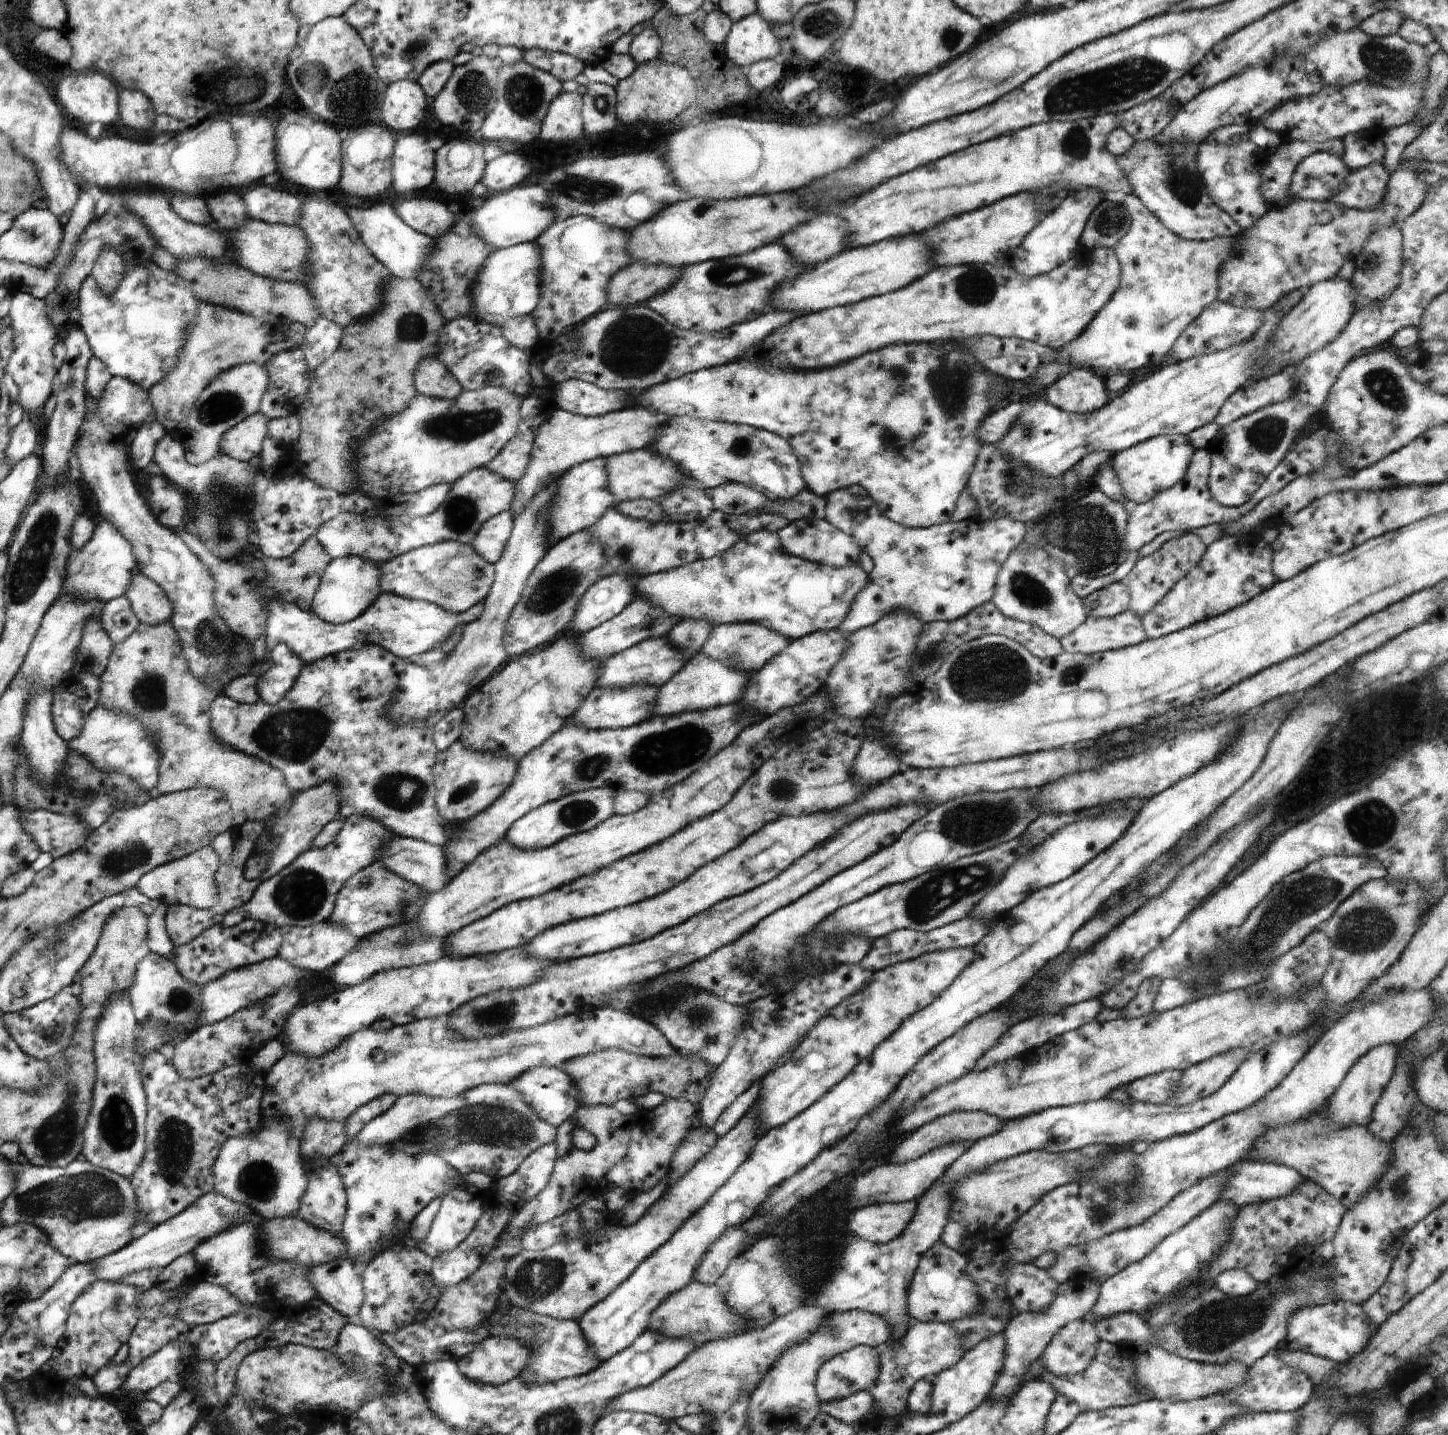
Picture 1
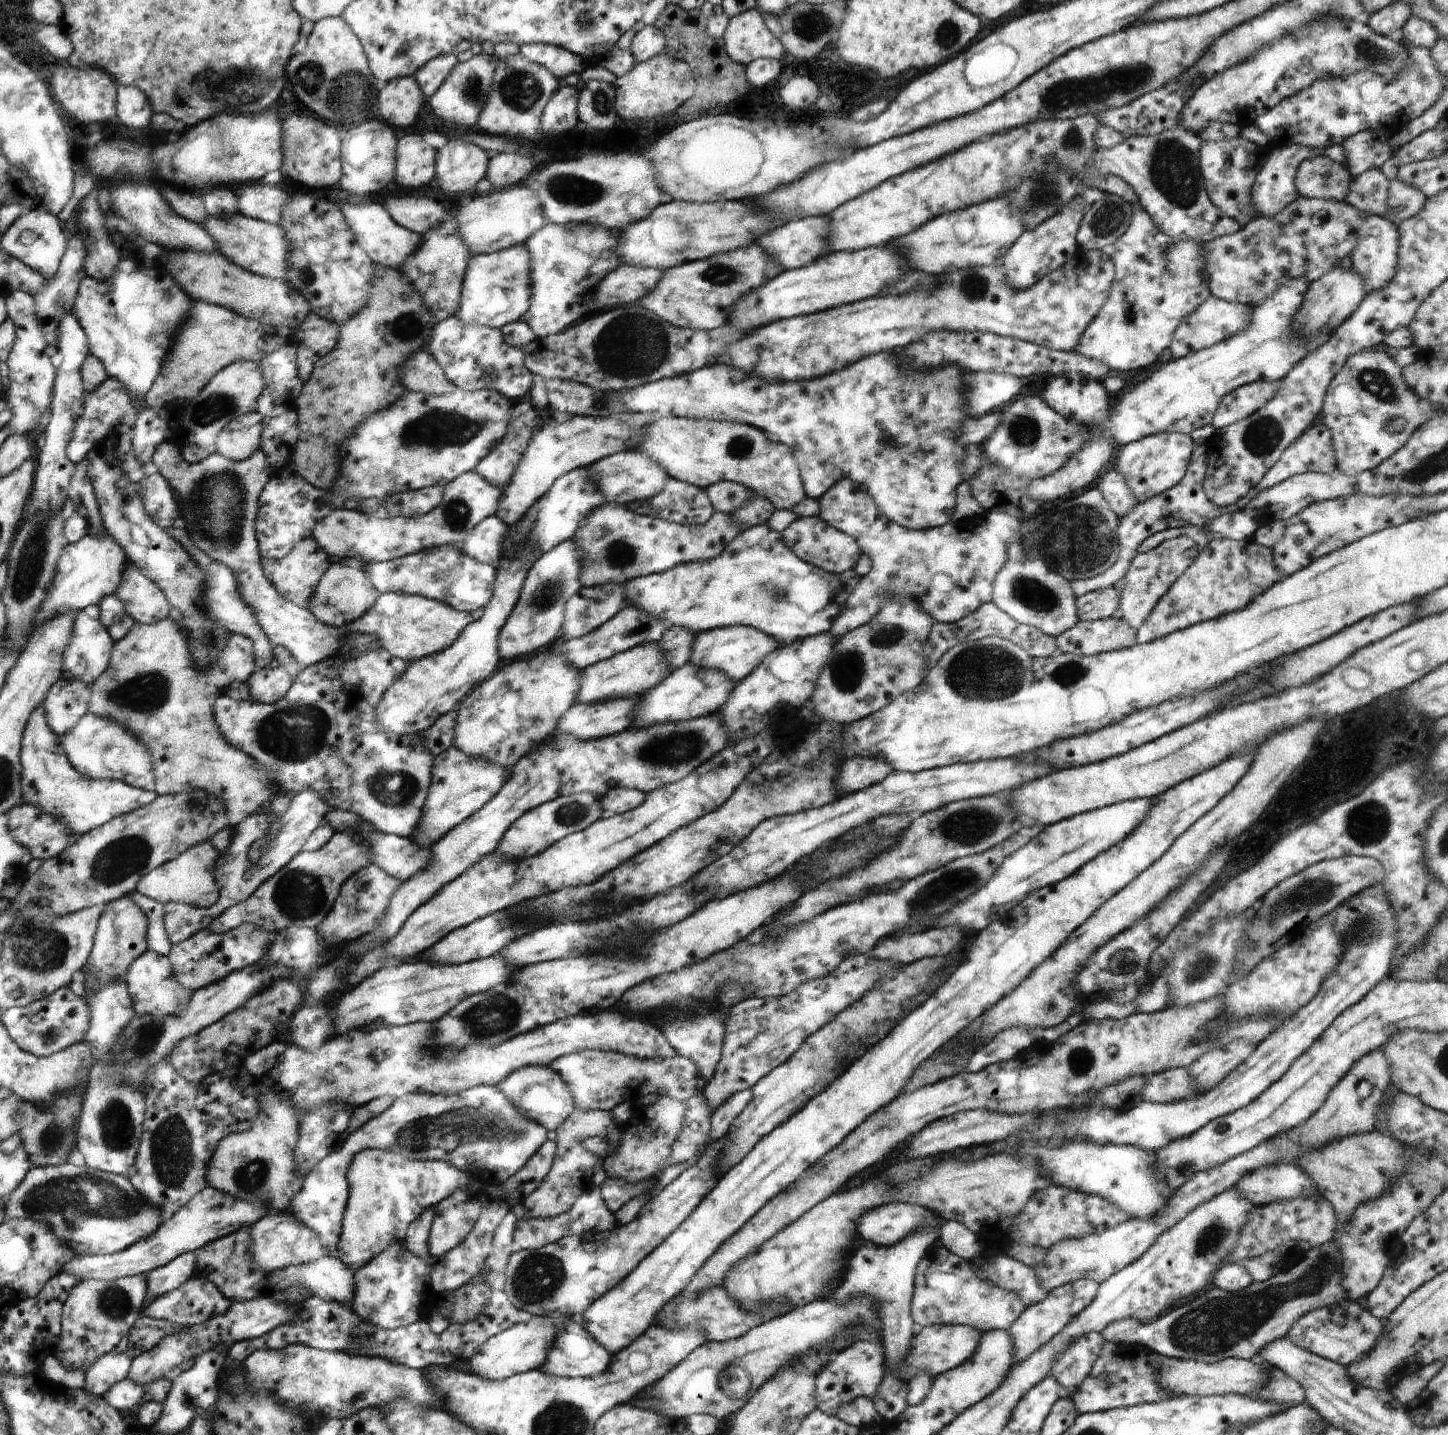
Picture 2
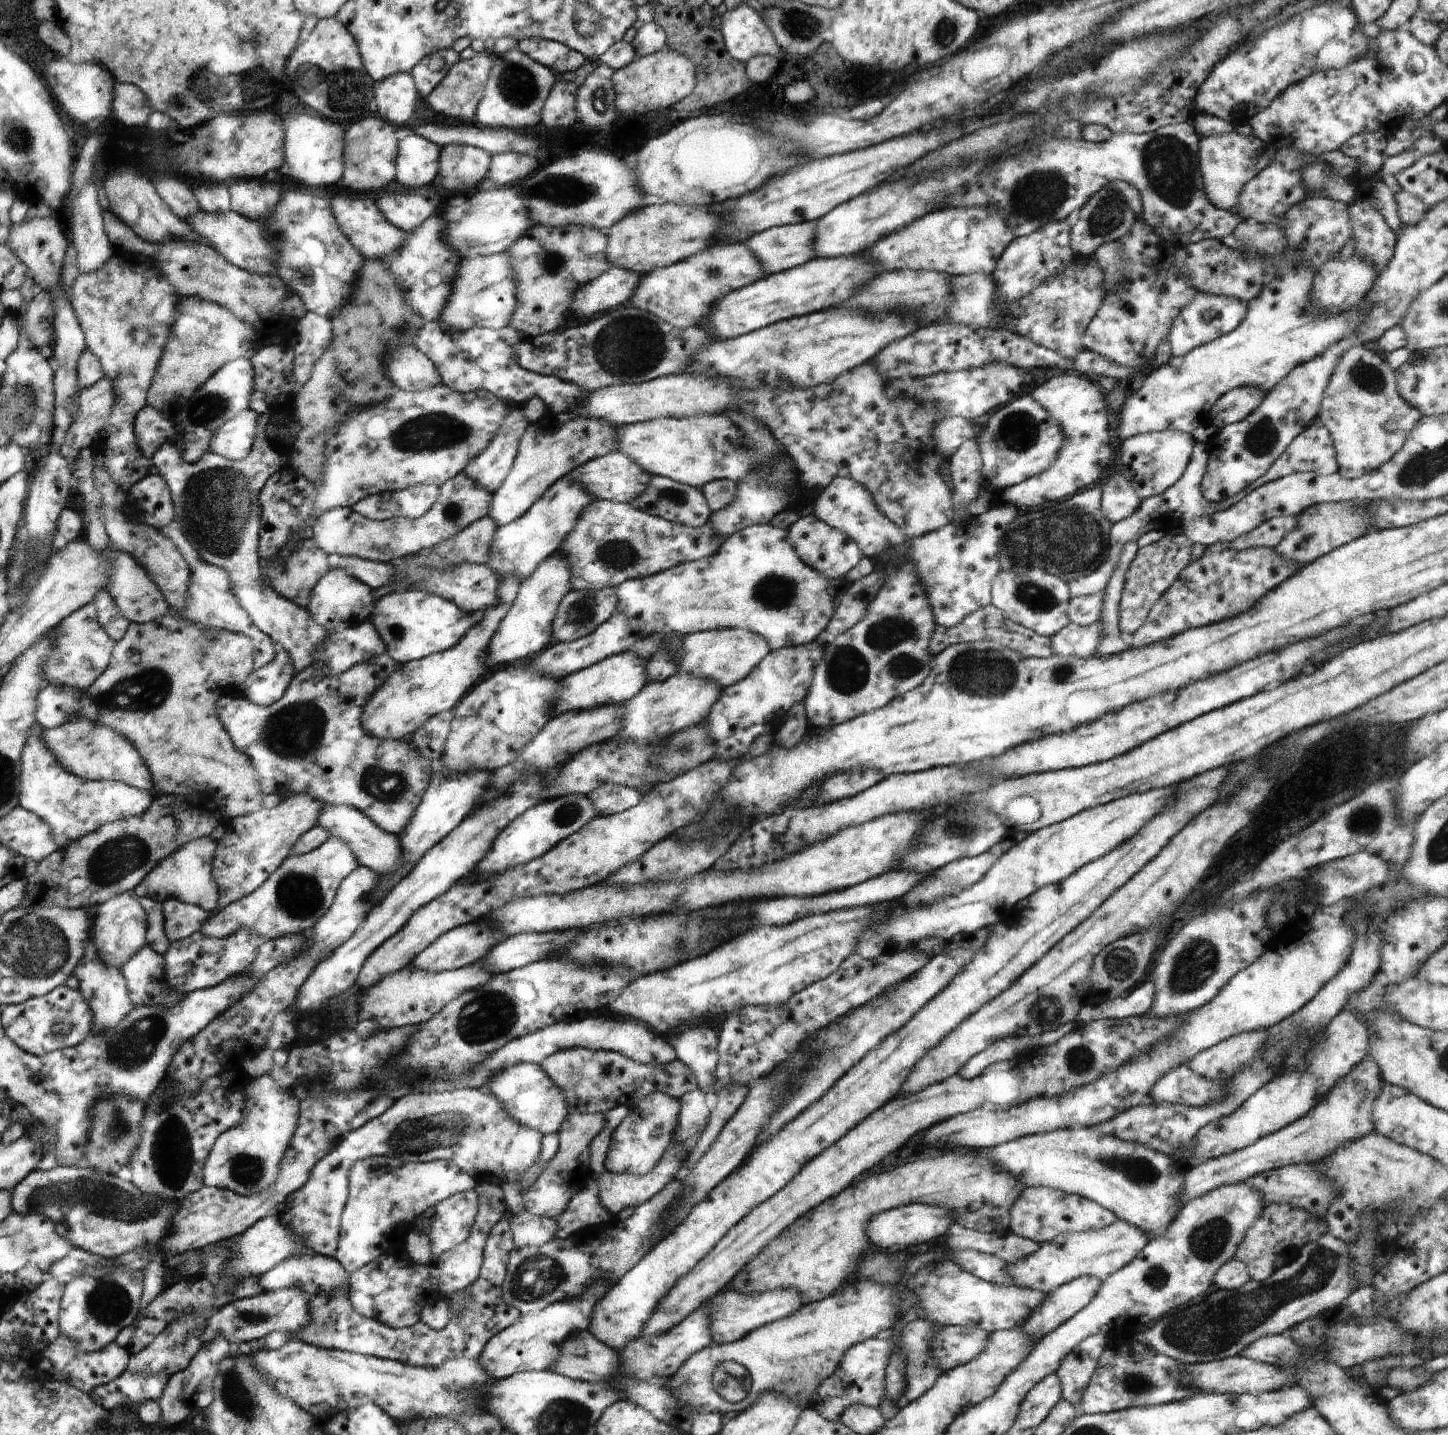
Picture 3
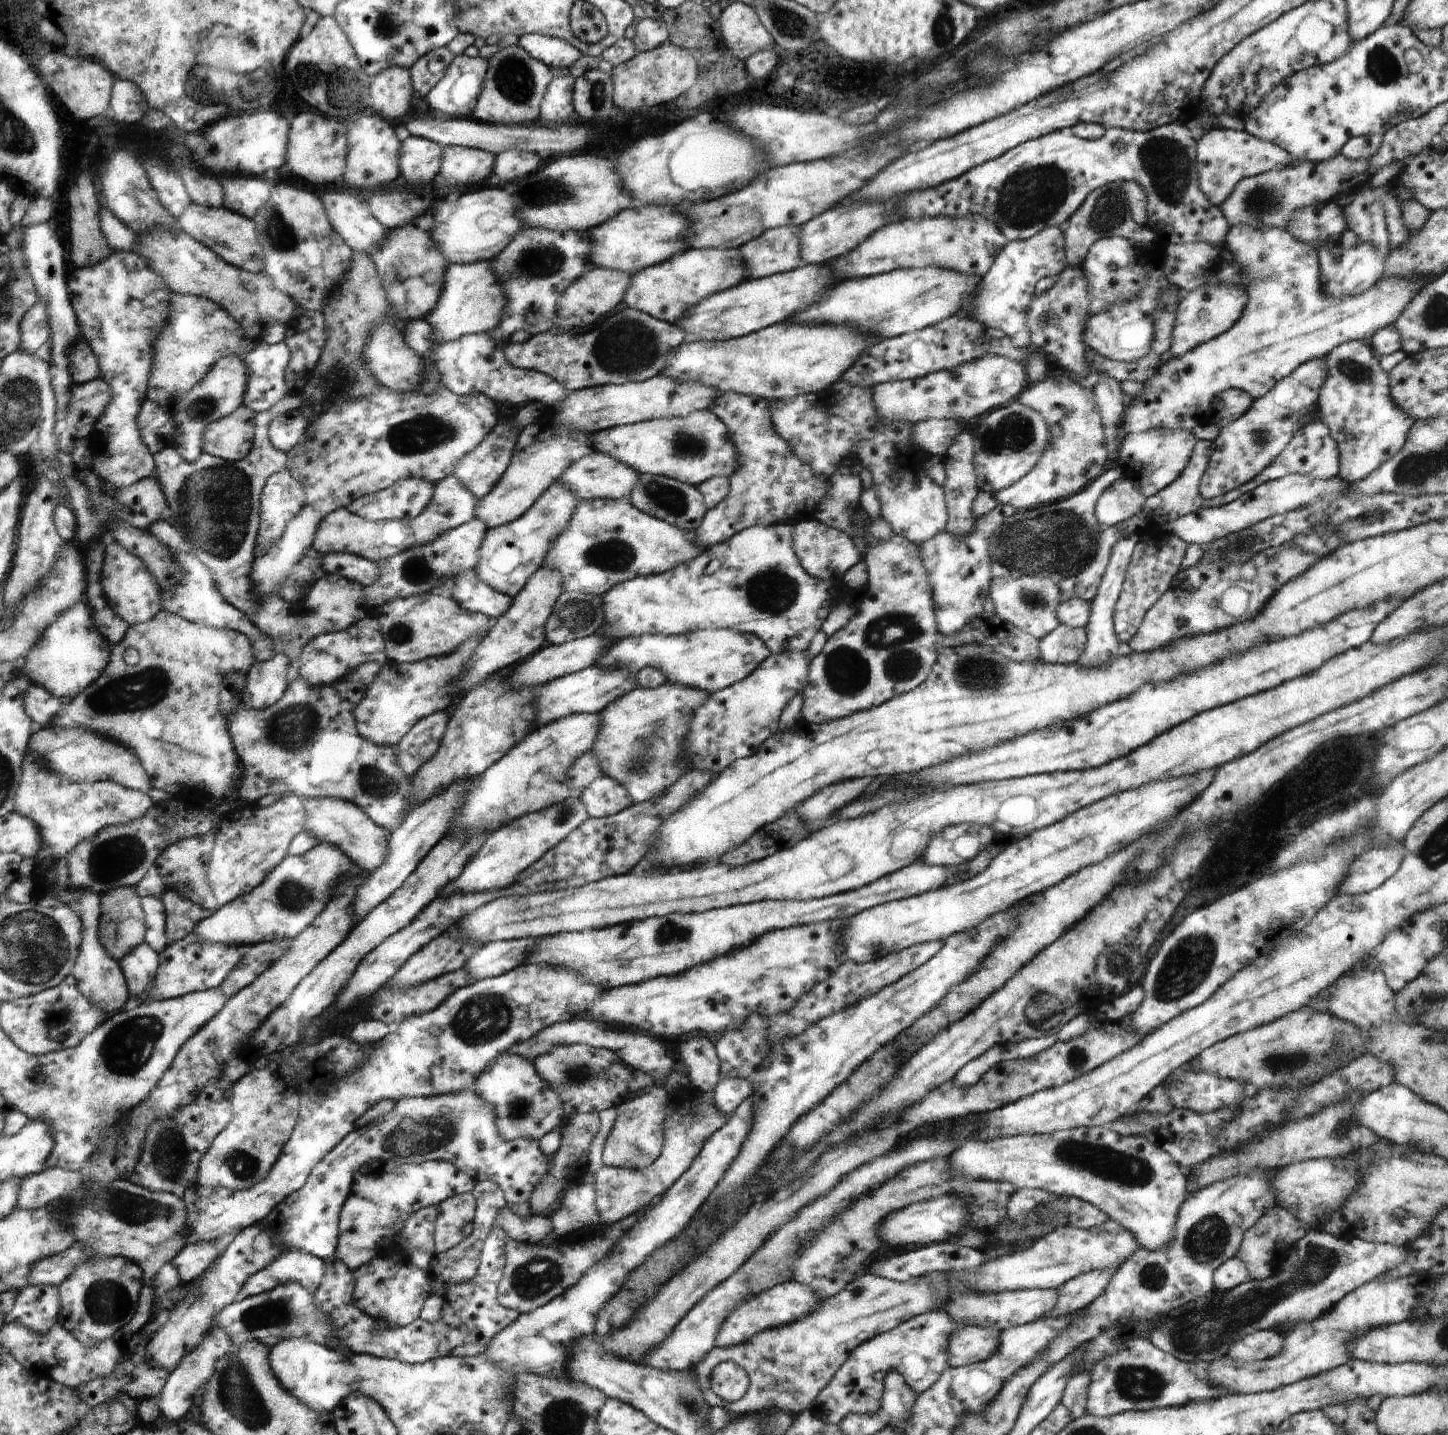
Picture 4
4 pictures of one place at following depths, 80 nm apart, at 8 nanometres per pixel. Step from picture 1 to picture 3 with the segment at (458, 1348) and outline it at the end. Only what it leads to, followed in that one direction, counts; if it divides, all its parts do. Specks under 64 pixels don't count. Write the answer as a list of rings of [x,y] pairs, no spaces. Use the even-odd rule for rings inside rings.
[[[510,1211],[501,1219],[500,1224],[496,1224],[496,1232],[491,1232],[492,1236],[488,1242],[488,1252],[484,1252],[484,1276],[480,1276],[480,1280],[476,1280],[476,1284],[472,1284],[472,1296],[474,1296],[474,1302],[468,1304],[458,1316],[454,1314],[448,1322],[448,1326],[444,1330],[432,1330],[429,1326],[426,1326],[424,1322],[416,1324],[416,1328],[400,1328],[400,1330],[392,1330],[388,1326],[382,1326],[378,1322],[374,1322],[366,1316],[362,1316],[356,1312],[352,1307],[348,1287],[334,1290],[334,1292],[322,1292],[310,1298],[310,1306],[312,1316],[316,1316],[316,1320],[312,1320],[312,1328],[304,1328],[304,1332],[272,1332],[272,1335],[264,1338],[263,1340],[254,1340],[246,1344],[238,1345],[238,1354],[240,1356],[250,1356],[250,1354],[257,1354],[260,1350],[276,1350],[284,1344],[288,1344],[292,1340],[302,1340],[307,1344],[314,1344],[318,1348],[335,1349],[335,1350],[348,1350],[348,1352],[360,1352],[360,1354],[366,1354],[366,1356],[378,1356],[378,1358],[386,1358],[394,1361],[402,1362],[403,1364],[409,1363],[415,1366],[436,1366],[436,1364],[442,1364],[446,1358],[458,1358],[458,1352],[460,1356],[464,1358],[478,1358],[480,1352],[484,1350],[484,1344],[488,1344],[496,1335],[499,1335],[504,1328],[511,1327],[515,1324],[515,1321],[522,1315],[518,1309],[511,1307],[506,1301],[502,1300],[502,1282],[504,1282],[504,1276],[507,1276],[506,1268],[508,1260],[510,1259],[512,1246],[512,1232],[511,1225],[508,1224],[510,1220]]]

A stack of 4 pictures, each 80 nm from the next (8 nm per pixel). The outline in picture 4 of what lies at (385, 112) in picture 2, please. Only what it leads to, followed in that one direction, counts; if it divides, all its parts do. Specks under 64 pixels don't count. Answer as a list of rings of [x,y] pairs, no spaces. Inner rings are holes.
[[[390,66],[374,76],[370,88],[370,107],[388,120],[400,120],[410,110],[410,72],[408,68]]]

